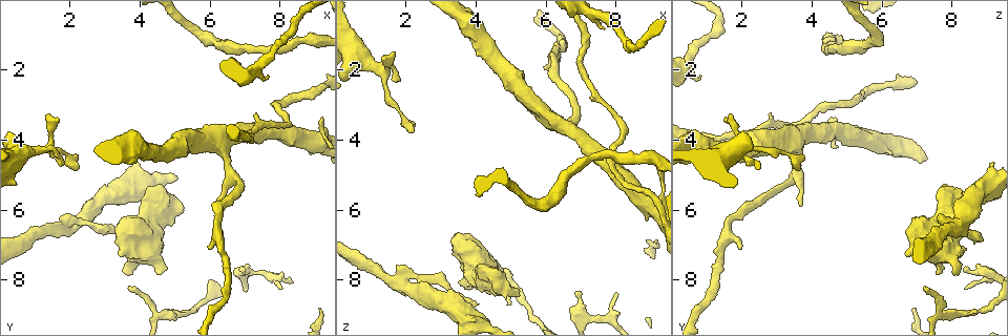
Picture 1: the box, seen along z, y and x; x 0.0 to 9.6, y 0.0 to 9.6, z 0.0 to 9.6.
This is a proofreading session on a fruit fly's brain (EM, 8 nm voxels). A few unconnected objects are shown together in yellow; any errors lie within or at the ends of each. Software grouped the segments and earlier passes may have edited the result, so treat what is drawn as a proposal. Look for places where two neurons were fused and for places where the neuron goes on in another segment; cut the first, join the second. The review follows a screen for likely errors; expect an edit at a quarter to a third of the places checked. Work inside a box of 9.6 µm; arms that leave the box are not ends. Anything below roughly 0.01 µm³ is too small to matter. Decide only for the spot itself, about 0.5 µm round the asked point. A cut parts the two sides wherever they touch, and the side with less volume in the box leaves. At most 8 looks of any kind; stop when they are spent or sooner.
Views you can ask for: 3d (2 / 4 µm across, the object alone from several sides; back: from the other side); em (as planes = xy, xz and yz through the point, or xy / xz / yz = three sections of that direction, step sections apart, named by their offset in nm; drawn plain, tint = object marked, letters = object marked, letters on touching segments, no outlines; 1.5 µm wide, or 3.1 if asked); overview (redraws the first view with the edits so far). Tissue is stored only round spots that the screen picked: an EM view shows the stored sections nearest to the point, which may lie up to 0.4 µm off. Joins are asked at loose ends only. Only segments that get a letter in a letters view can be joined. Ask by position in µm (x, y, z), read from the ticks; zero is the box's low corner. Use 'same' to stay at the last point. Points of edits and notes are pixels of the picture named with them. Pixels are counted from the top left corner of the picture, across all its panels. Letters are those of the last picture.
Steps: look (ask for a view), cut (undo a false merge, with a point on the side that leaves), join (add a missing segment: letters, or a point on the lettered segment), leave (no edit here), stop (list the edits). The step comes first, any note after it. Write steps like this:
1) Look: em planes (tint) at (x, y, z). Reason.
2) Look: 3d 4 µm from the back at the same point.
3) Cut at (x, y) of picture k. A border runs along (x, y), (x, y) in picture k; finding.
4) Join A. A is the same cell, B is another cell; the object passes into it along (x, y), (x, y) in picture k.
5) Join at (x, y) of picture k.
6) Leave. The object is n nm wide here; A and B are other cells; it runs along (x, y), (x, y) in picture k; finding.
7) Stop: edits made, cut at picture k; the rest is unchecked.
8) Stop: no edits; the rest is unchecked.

Look: 3d 2 µm from the back at (5.00, 8.85, 8.75). Free end.

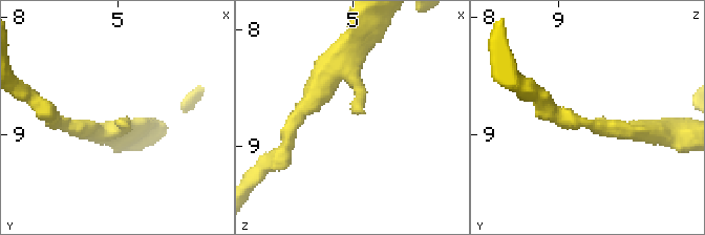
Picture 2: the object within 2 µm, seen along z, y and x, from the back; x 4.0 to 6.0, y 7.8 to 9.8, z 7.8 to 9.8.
Look: em xy step 4 (letters) at (4.98, 8.86, 8.72). Now the EM.

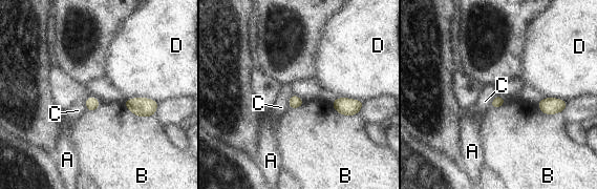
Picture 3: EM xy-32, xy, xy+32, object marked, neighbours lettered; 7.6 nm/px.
Leave. A, B, C and D are other cells; a border runs along (293, 93), (289, 98), (290, 108) in picture 3; no lettered segment goes on from it.

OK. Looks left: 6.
Look: 3d 4 µm at (3.85, 6.15, 7.05). Free end.

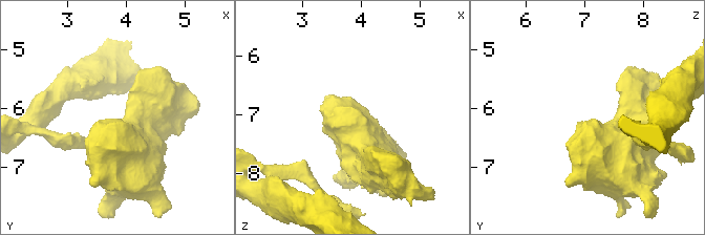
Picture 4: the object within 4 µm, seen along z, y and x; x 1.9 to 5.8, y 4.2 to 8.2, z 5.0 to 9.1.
Look: em yz step 8 (letters) at (3.80, 6.20, 7.15).

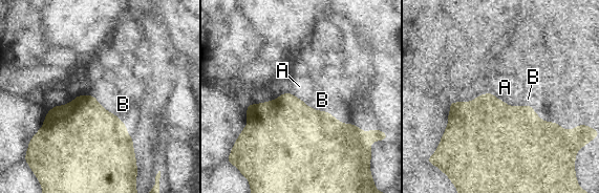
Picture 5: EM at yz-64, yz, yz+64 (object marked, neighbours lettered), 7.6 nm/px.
Leave. A and B are other cells; a border runs along (491, 92), (510, 105), (522, 105) in picture 5; no lettered segment goes on from it.

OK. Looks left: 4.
Look: em xz step 4 (letters) at (1.75, 6.30, 7.55). Branch stops here.

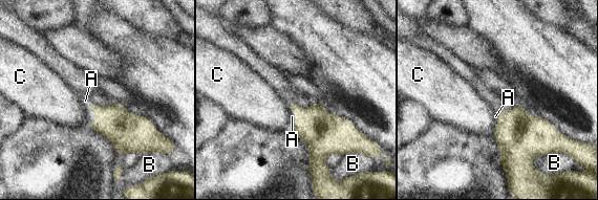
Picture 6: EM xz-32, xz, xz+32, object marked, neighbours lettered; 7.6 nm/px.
Look: em planes (letters) at the same point.

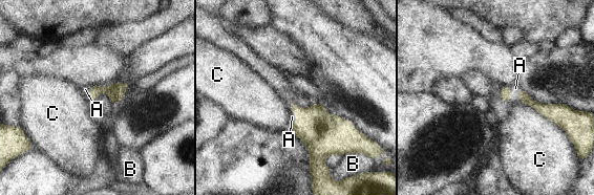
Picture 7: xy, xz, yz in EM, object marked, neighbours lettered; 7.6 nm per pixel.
Join A. The longest contact is with C, 400 nm; A is the same cell, B and C are other cells; the object passes into it along (322, 133), (297, 113), (292, 116) in picture 7; the neuron continues.

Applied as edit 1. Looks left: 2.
Stop: edits made, join at picture 7; the rest is unchecked.

